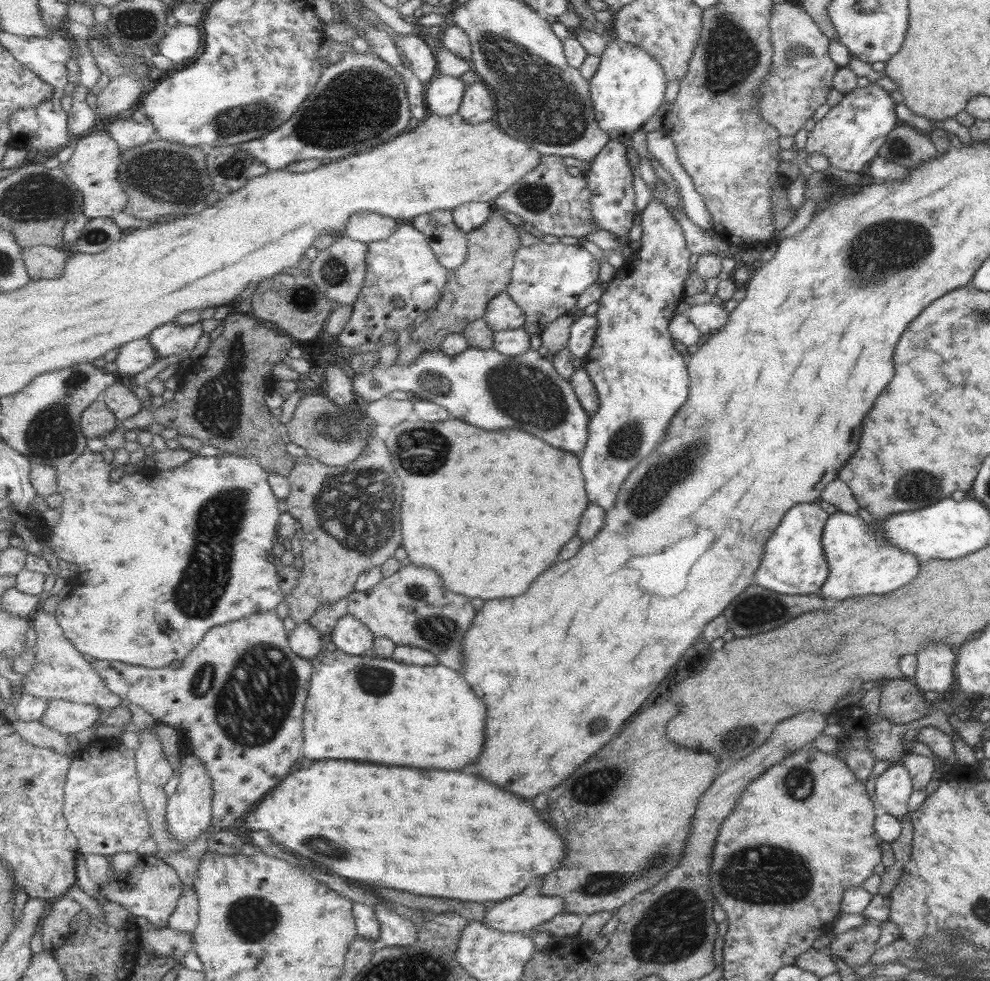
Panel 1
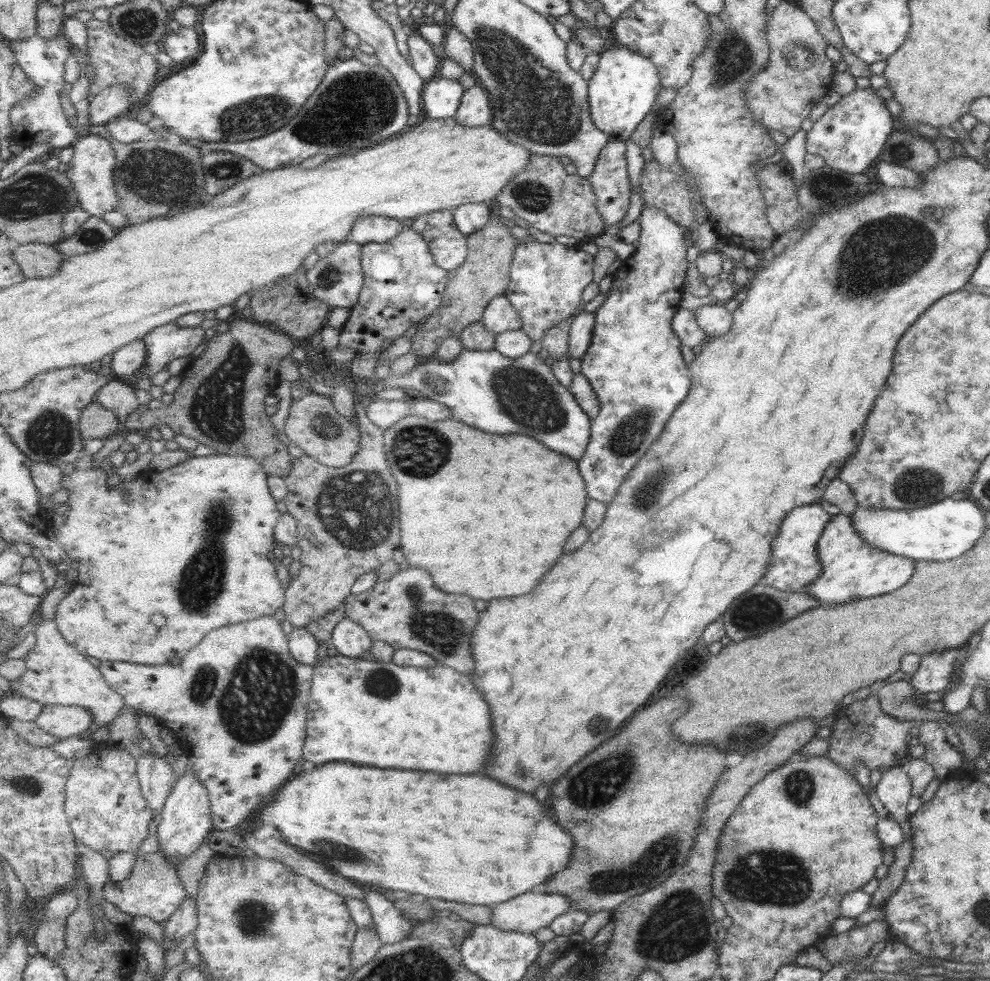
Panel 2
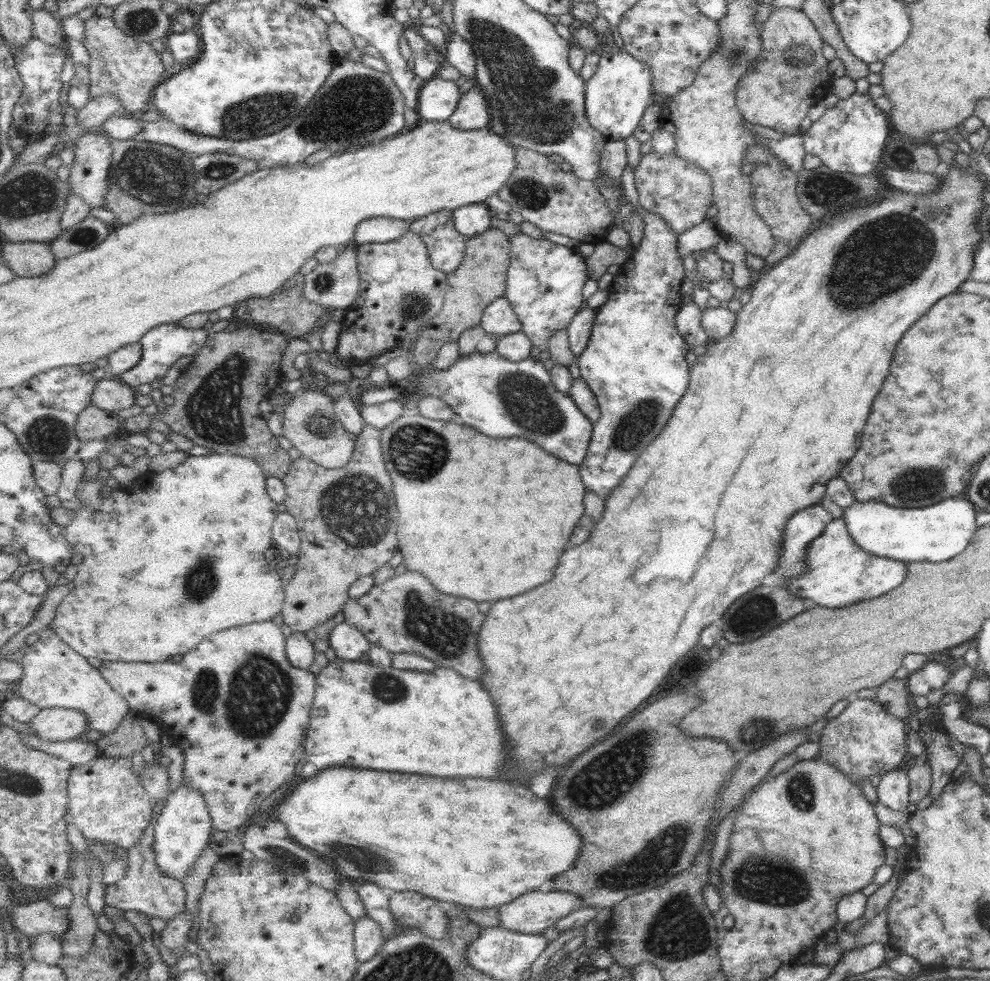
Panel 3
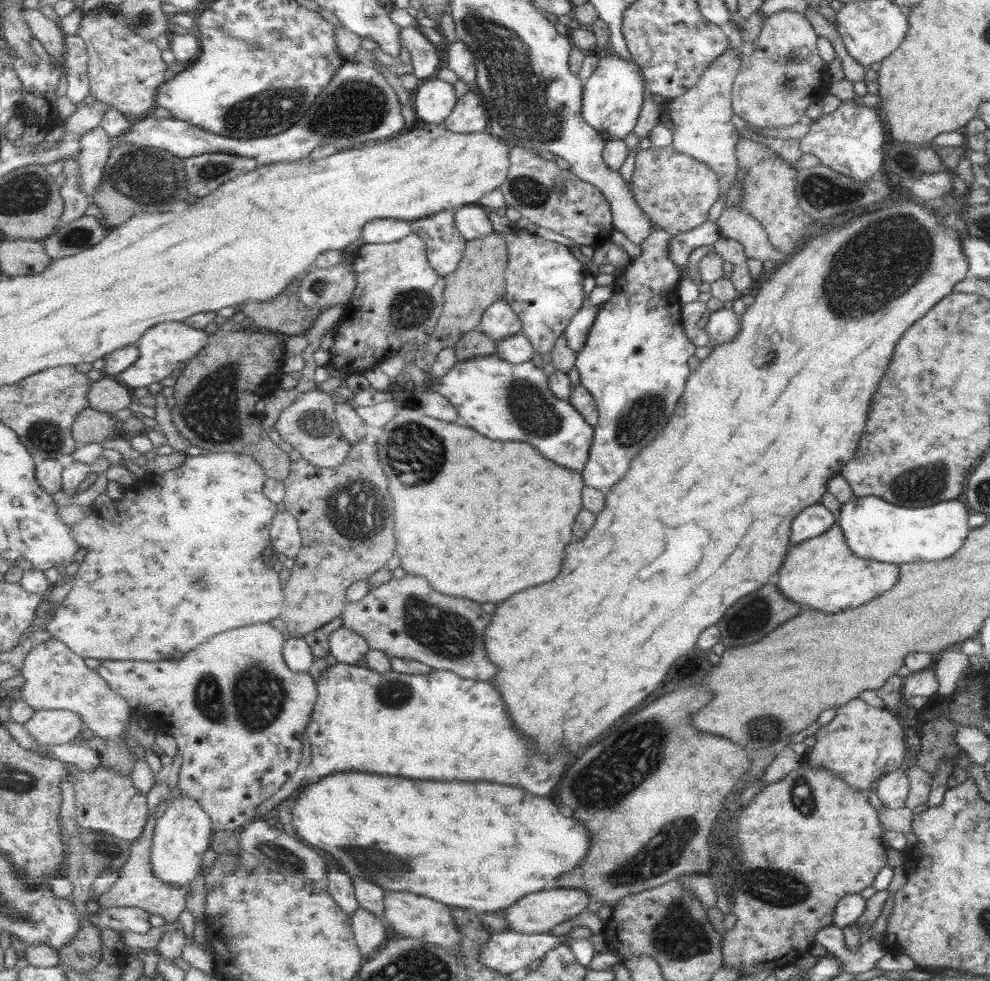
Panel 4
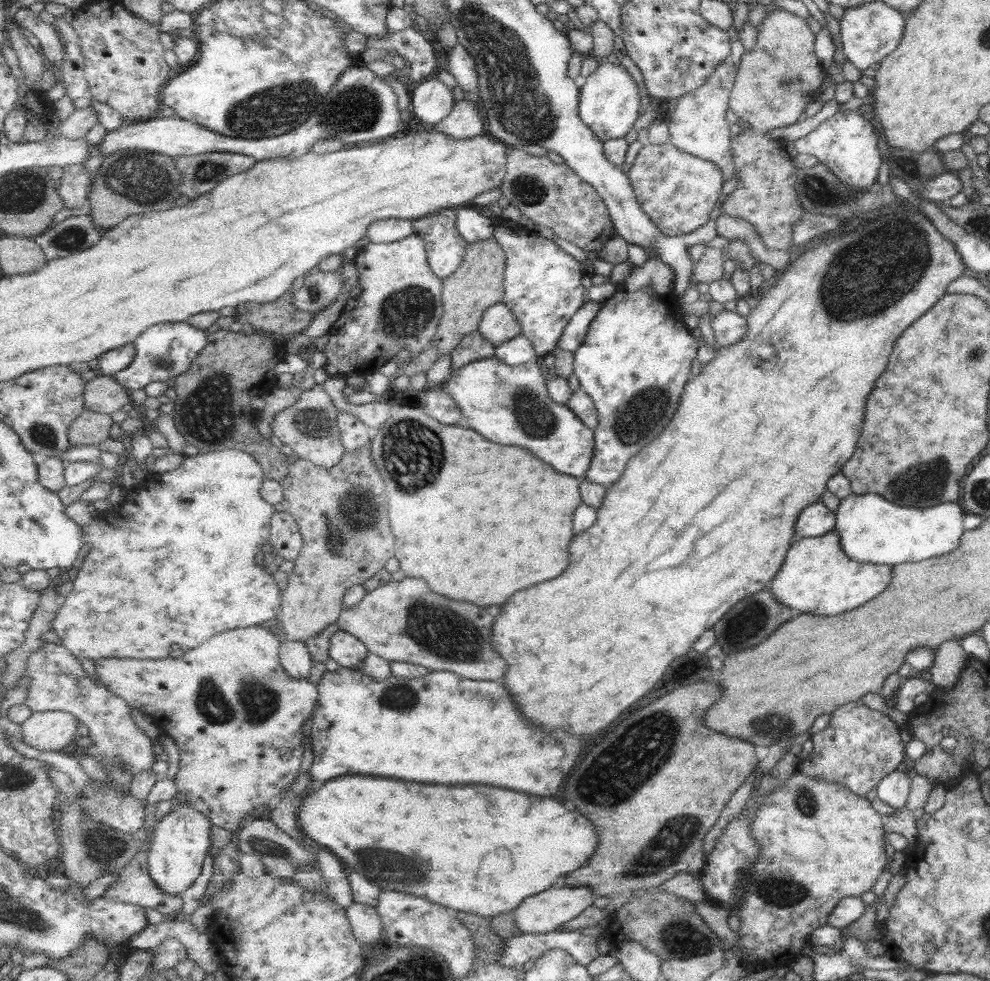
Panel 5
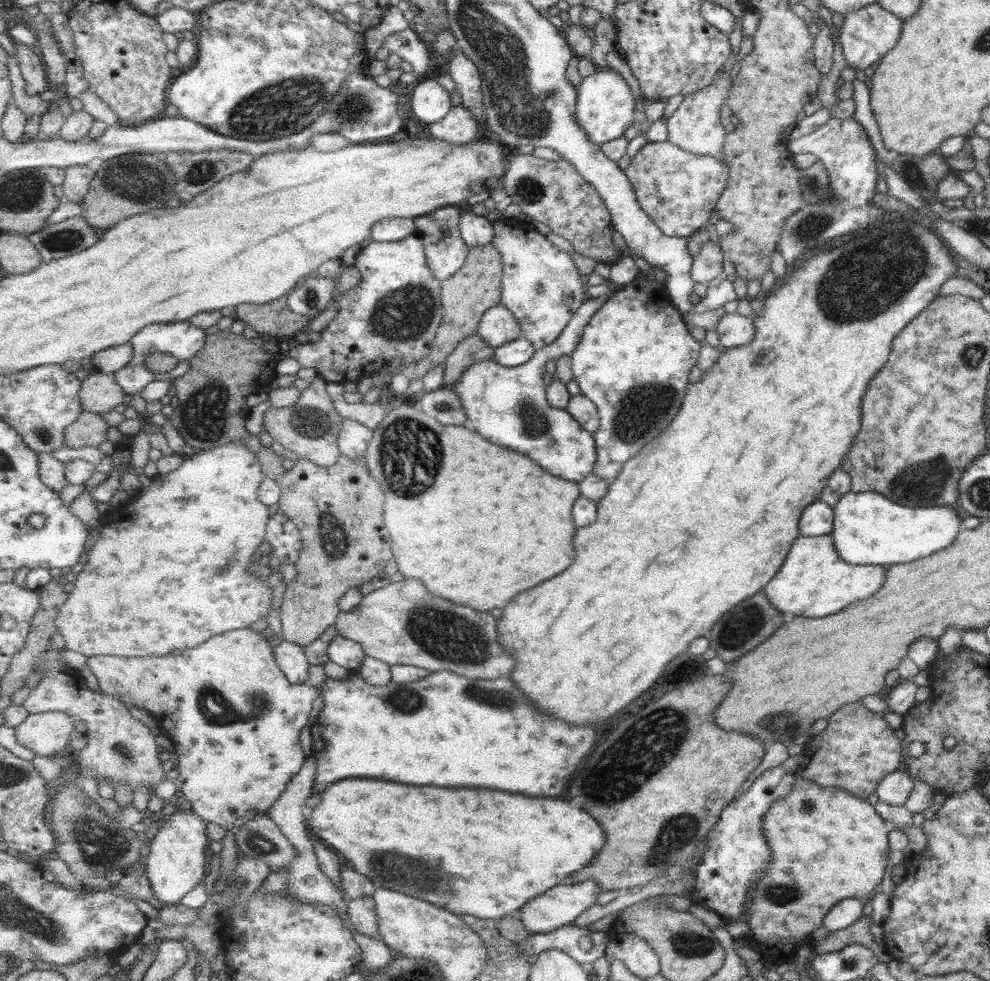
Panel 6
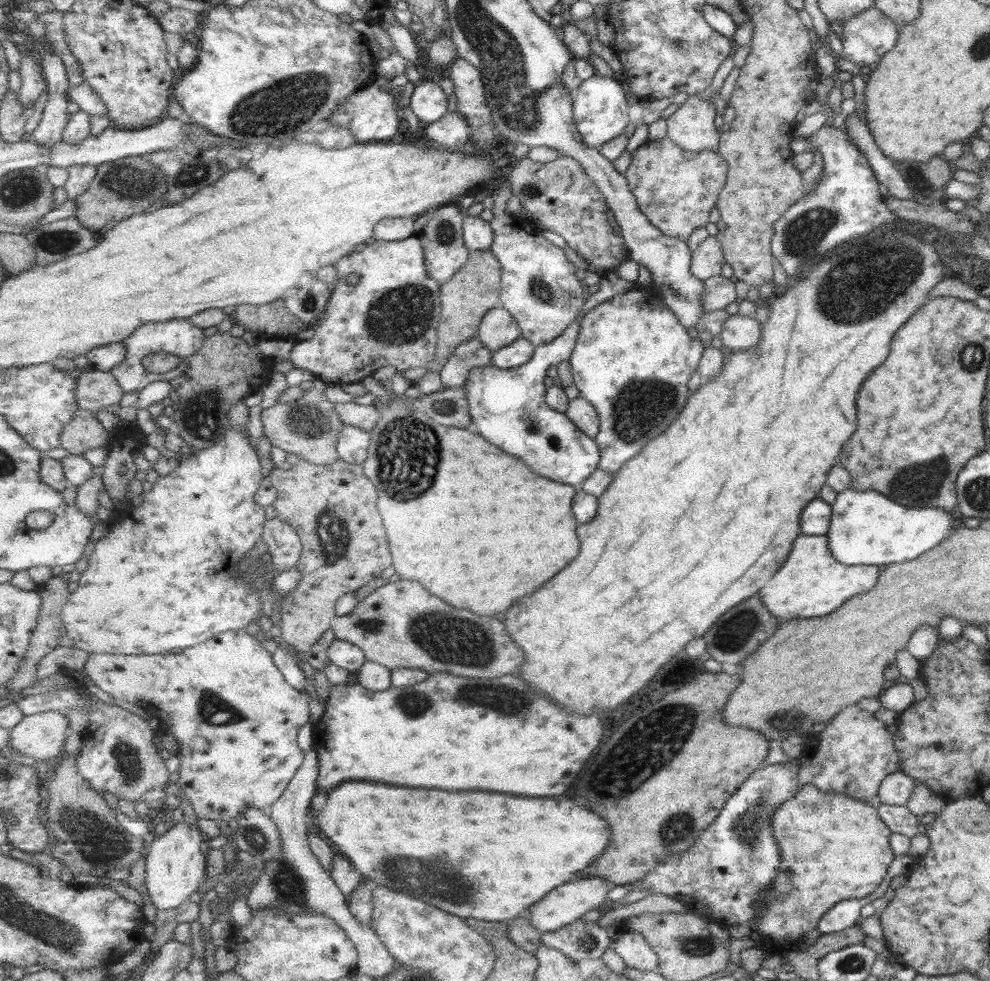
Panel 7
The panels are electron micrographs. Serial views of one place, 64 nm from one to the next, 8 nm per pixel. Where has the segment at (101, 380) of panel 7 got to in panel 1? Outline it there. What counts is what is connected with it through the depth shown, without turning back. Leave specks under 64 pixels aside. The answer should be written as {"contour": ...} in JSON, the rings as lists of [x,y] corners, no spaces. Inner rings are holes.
{"contour":[[[120,381],[107,388],[102,399],[119,422],[139,414],[143,409],[143,400]]]}

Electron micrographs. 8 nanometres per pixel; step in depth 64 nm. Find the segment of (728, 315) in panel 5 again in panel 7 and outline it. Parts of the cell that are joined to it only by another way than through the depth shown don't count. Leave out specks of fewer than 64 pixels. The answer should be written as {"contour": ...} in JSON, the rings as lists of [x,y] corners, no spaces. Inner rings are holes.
{"contour":[[[735,313],[723,321],[721,331],[717,336],[724,350],[729,352],[748,350],[759,339],[759,323],[753,317],[744,317]]]}

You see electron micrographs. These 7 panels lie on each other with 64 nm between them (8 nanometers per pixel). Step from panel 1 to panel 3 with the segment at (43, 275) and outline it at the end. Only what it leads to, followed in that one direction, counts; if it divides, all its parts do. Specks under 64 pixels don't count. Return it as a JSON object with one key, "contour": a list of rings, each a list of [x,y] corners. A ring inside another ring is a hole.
{"contour":[[[9,242],[1,253],[19,277],[43,276],[57,266],[57,255],[49,243]]]}

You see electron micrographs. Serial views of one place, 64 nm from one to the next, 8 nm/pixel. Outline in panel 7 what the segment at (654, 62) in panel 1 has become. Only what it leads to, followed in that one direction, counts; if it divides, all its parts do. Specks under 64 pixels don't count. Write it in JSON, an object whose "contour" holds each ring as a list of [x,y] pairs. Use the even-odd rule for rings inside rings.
{"contour":[[[593,75],[584,80],[573,100],[575,123],[587,144],[600,148],[610,140],[623,135],[629,126],[629,92],[619,79],[612,76]]]}

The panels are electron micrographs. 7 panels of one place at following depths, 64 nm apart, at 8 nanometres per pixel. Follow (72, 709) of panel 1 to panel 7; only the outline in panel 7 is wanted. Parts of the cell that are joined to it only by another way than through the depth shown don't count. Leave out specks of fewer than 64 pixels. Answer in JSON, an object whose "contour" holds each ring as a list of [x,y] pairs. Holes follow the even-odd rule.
{"contour":[[[45,711],[23,718],[15,728],[9,729],[9,738],[11,746],[23,756],[54,762],[63,752],[71,731],[65,712]]]}

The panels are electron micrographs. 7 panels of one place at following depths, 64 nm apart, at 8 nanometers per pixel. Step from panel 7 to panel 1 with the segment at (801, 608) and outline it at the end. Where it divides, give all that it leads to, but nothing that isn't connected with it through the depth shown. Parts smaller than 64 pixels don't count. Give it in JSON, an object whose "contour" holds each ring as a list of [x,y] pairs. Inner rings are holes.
{"contour":[[[835,511],[828,515],[821,535],[821,547],[829,574],[816,594],[835,601],[861,595],[883,596],[907,584],[919,572],[919,558],[875,535],[875,521],[863,515]]]}

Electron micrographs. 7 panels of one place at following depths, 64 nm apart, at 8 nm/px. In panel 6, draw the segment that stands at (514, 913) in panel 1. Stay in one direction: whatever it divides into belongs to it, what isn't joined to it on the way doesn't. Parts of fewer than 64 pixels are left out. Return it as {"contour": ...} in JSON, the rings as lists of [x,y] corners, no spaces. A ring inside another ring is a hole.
{"contour":[[[594,881],[583,883],[567,882],[563,885],[555,886],[541,896],[533,899],[521,910],[521,920],[525,928],[533,934],[548,933],[557,931],[561,927],[572,924],[579,918],[585,910],[599,902],[599,895],[603,893],[603,888],[599,887]]]}

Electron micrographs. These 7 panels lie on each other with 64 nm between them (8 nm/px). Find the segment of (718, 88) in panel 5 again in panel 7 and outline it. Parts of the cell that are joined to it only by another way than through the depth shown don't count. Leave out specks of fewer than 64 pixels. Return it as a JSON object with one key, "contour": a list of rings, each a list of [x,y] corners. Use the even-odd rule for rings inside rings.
{"contour":[[[690,95],[689,98],[681,104],[677,110],[667,119],[668,138],[674,140],[681,148],[691,152],[701,152],[703,150],[711,150],[717,152],[717,144],[719,144],[720,130],[713,126],[713,118],[715,118],[715,107],[713,100],[702,100],[697,95]]]}

